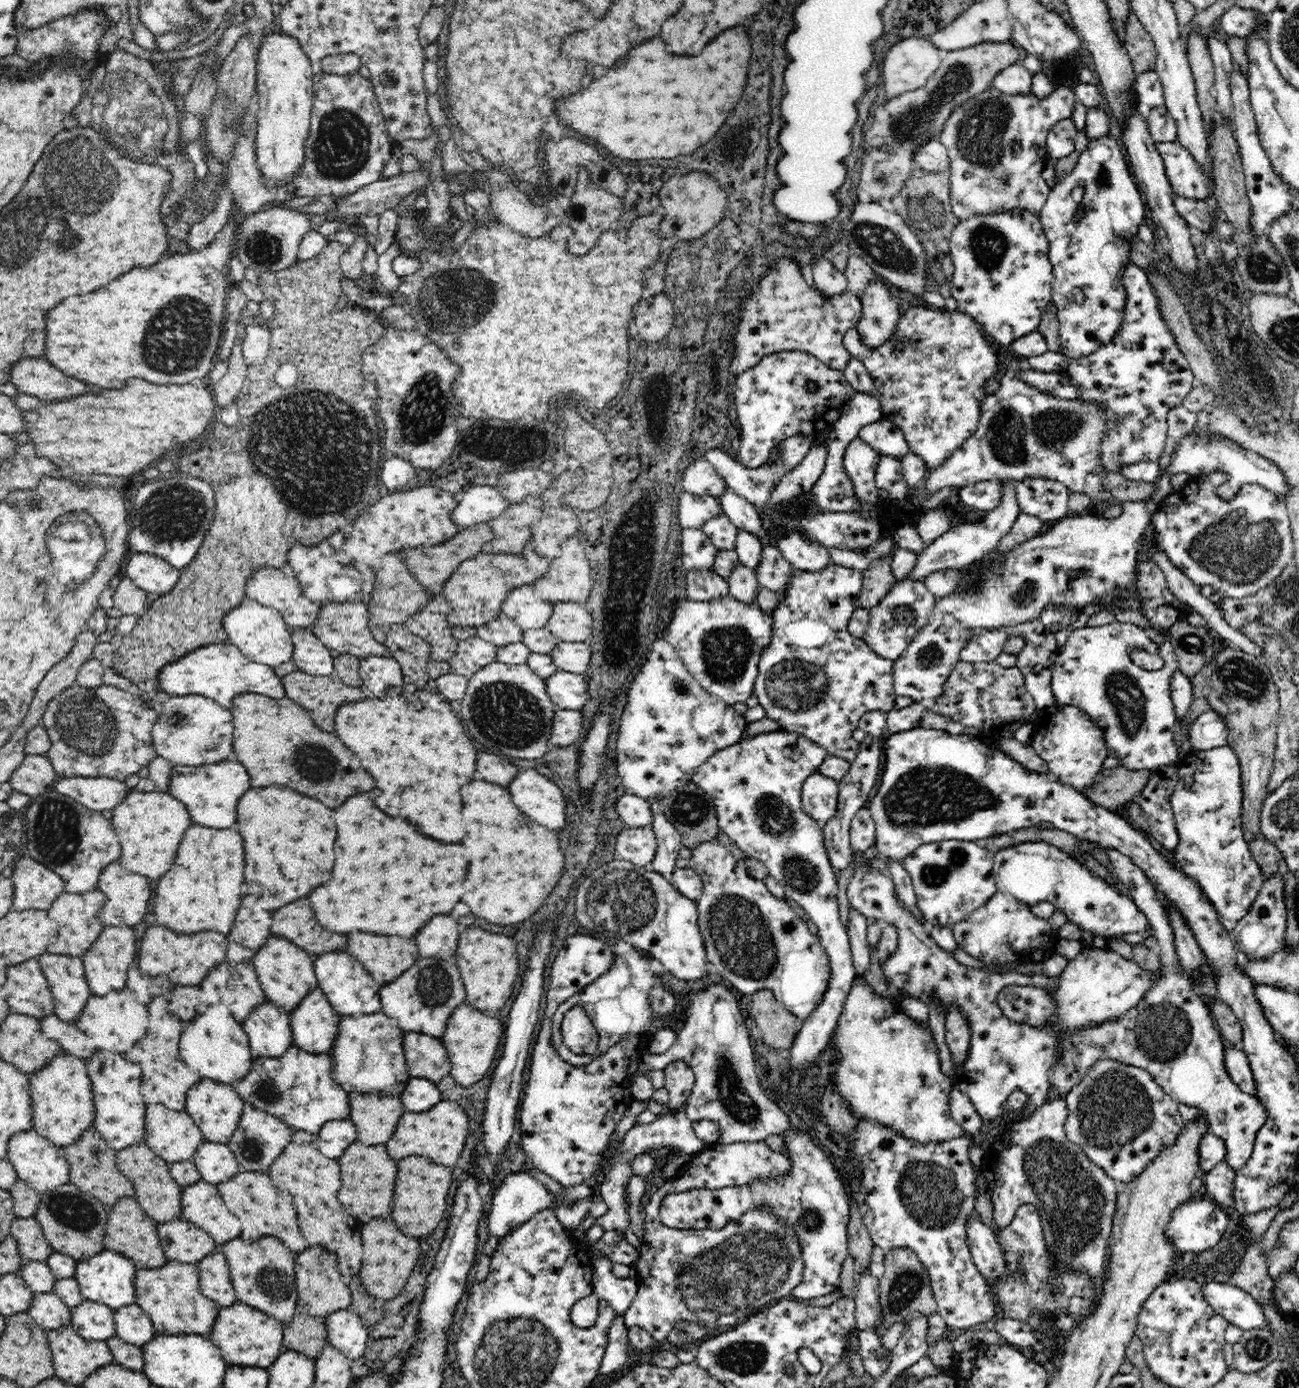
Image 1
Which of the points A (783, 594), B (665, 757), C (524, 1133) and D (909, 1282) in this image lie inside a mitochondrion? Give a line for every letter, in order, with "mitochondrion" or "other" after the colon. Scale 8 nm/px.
A: other
B: other
C: other
D: mitochondrion

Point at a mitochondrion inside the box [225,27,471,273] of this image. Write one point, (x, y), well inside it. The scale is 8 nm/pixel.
(341, 147)

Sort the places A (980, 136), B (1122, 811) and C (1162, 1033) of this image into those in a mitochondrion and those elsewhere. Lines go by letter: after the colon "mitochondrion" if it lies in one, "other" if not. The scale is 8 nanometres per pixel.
A: mitochondrion
B: other
C: mitochondrion

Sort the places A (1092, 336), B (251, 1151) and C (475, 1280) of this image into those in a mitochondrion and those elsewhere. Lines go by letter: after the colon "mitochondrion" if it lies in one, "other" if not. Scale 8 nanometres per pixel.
A: other
B: mitochondrion
C: other

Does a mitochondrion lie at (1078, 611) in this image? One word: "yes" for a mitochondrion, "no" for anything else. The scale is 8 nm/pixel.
no

